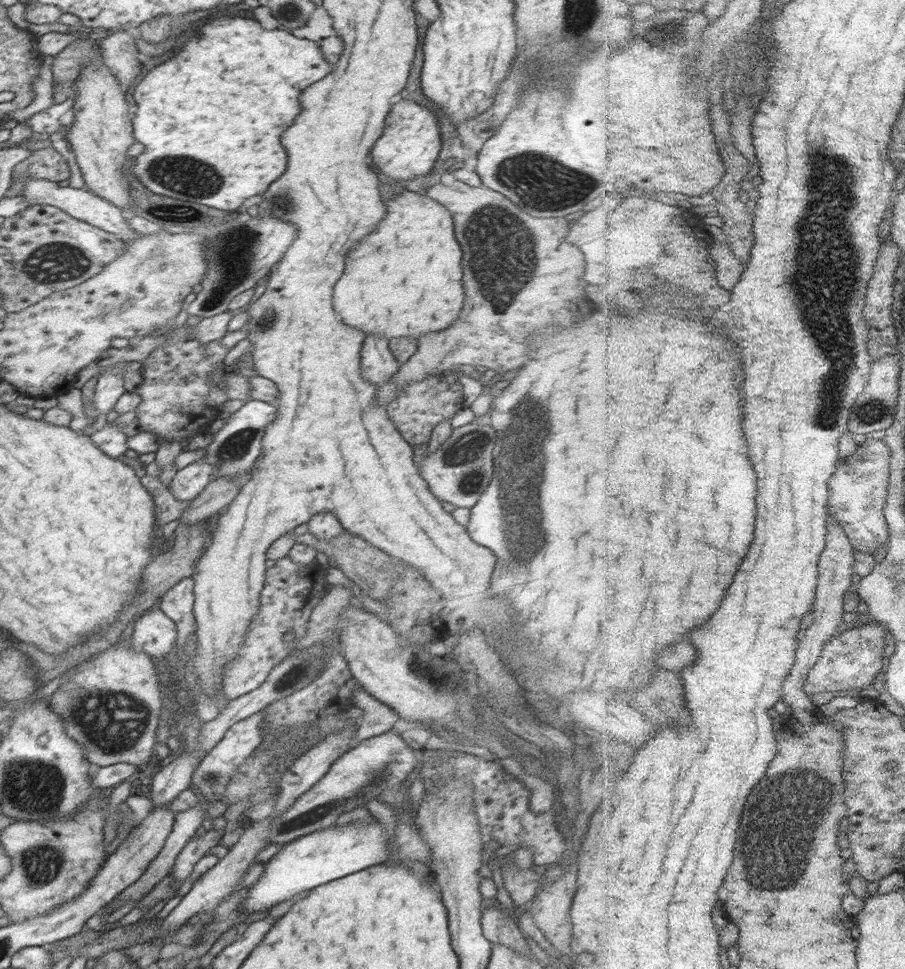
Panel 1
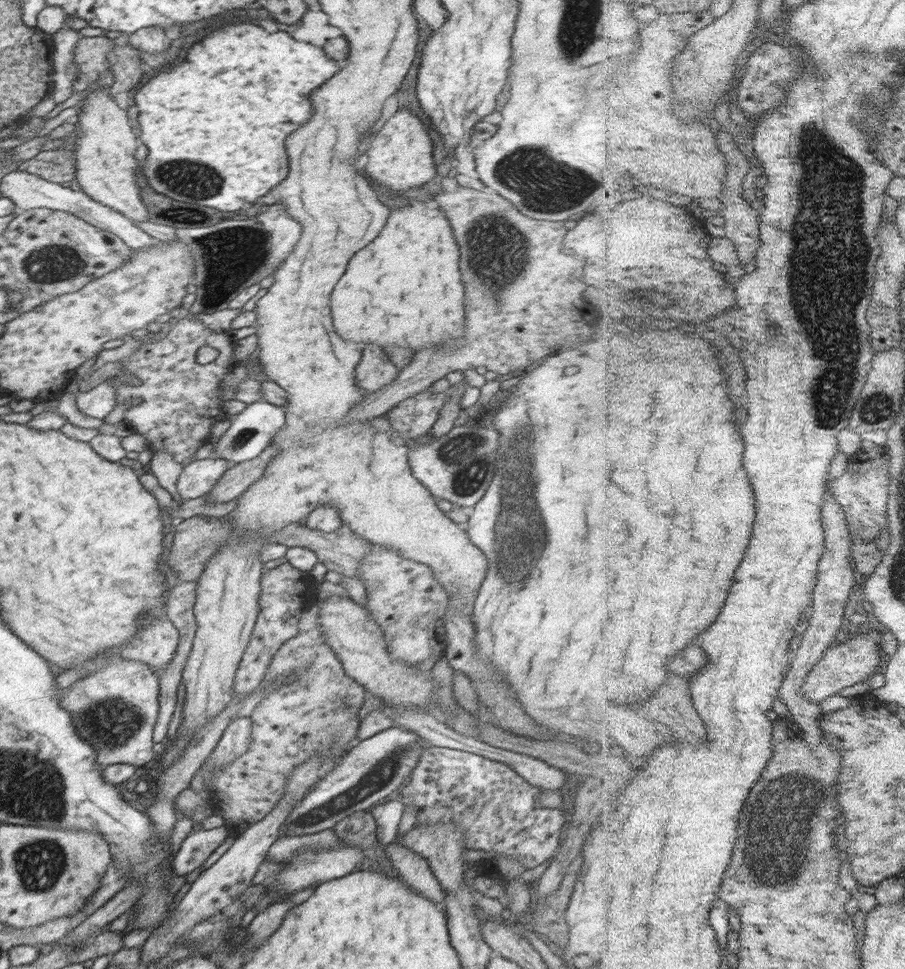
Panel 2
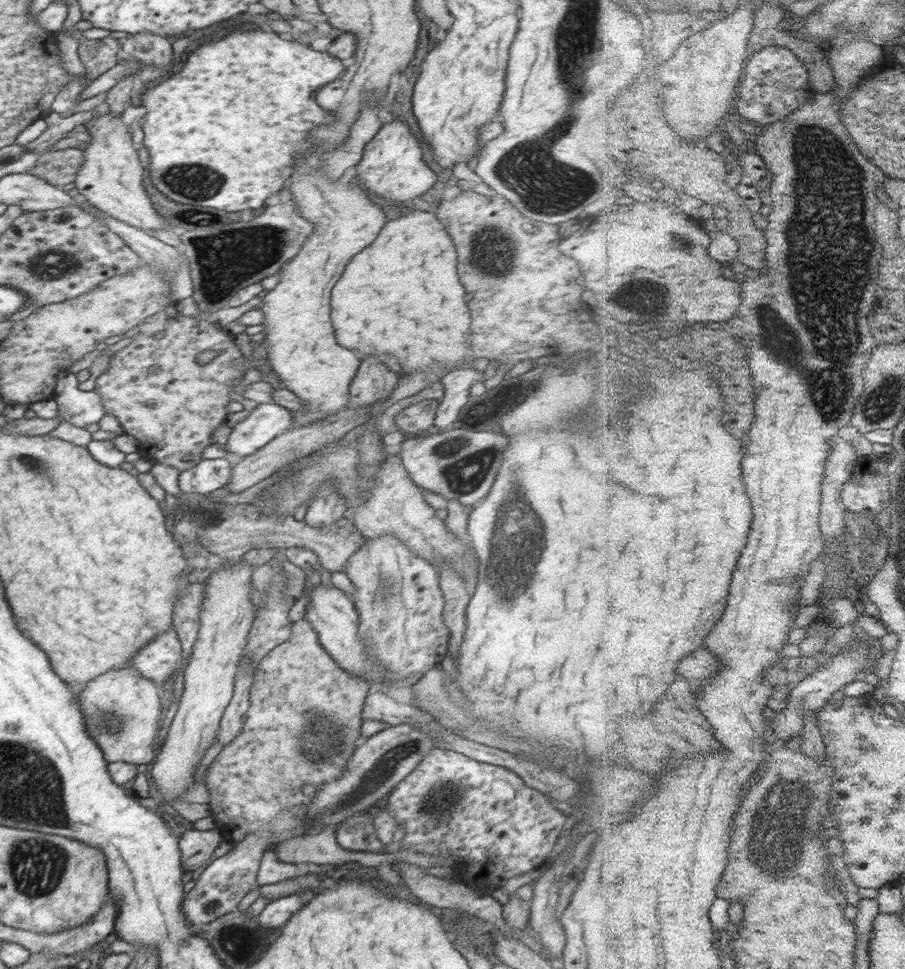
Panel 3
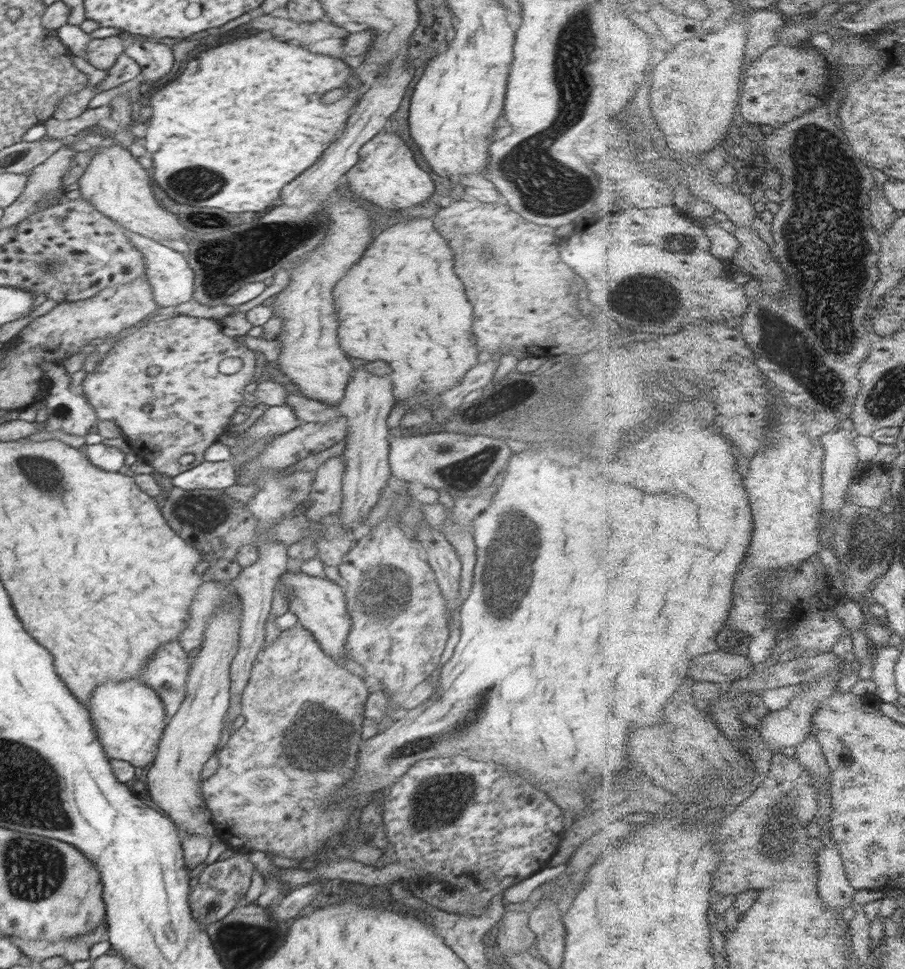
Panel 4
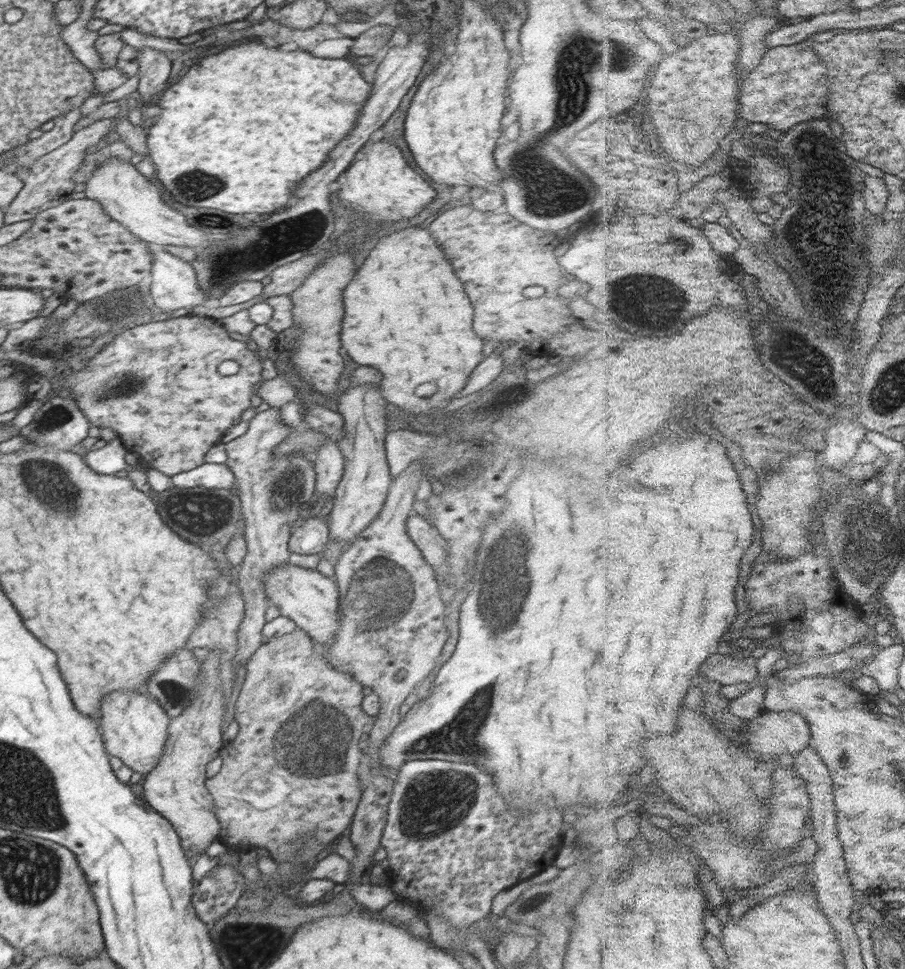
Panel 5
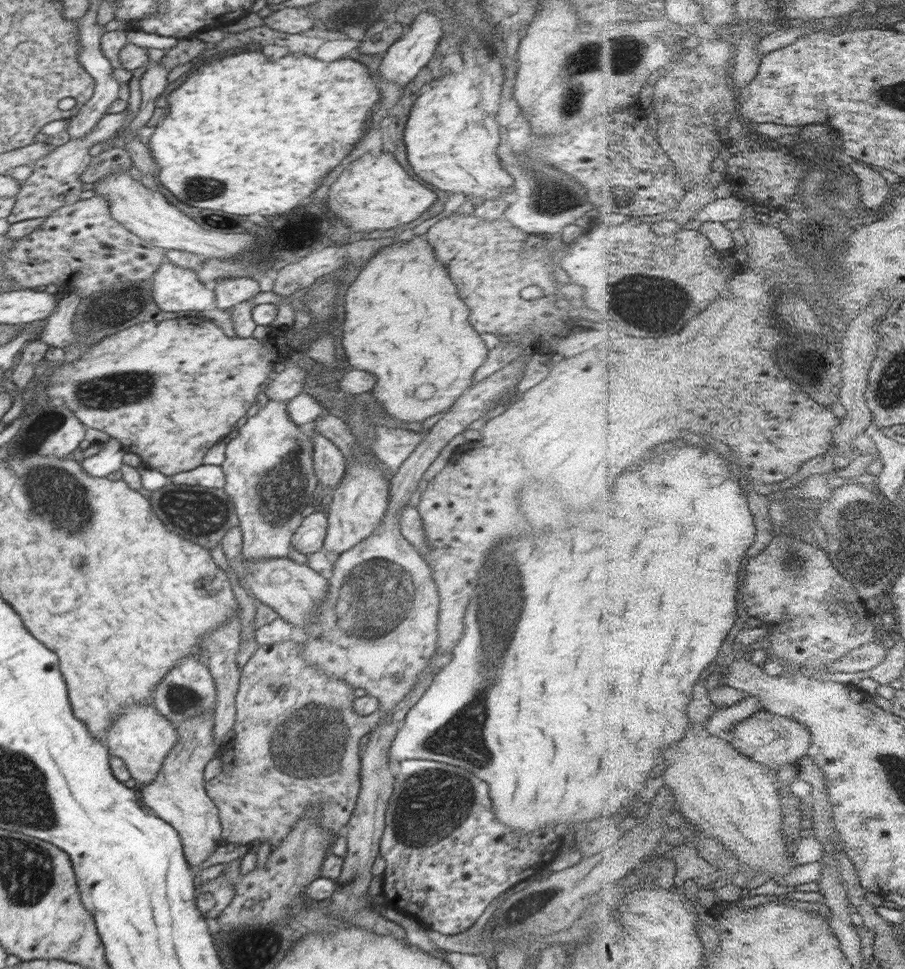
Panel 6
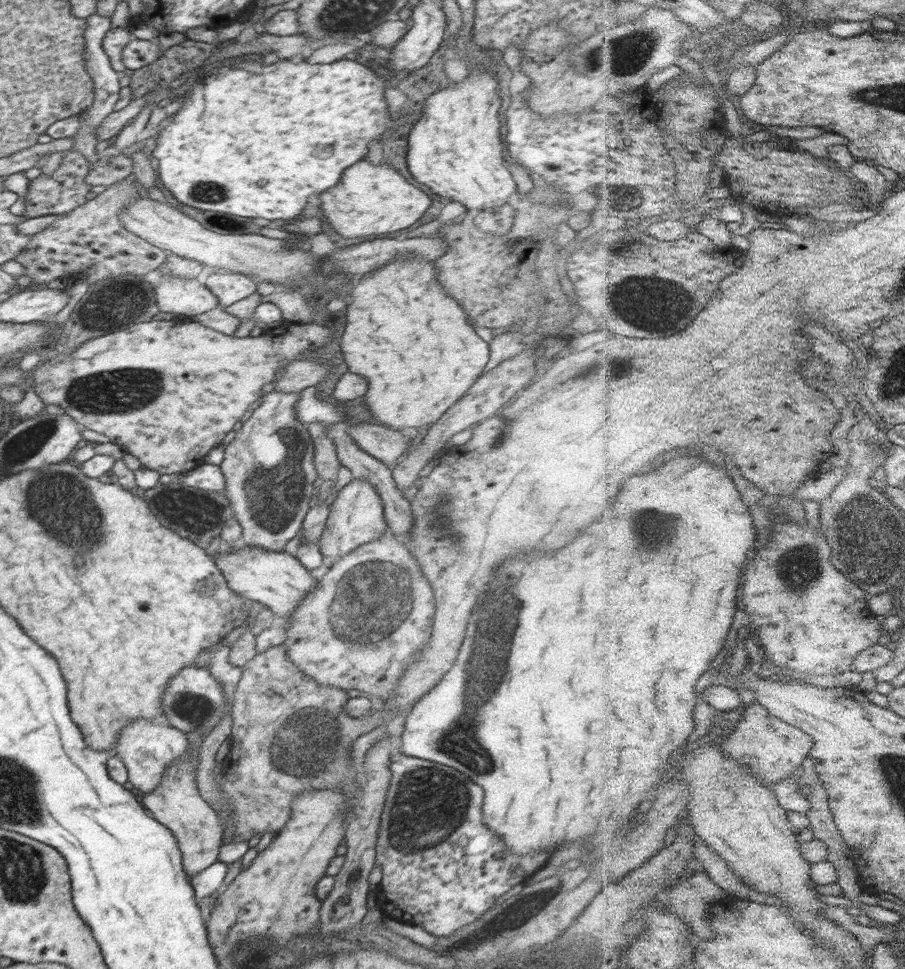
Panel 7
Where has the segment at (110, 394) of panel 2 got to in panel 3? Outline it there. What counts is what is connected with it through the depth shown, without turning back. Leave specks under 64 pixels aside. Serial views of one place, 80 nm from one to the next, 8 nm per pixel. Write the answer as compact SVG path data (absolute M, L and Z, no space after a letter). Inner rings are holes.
M59 372L52 397L58 405L58 421L69 422L78 428L93 429L106 414L102 398L93 390L82 391L76 386L75 374Z

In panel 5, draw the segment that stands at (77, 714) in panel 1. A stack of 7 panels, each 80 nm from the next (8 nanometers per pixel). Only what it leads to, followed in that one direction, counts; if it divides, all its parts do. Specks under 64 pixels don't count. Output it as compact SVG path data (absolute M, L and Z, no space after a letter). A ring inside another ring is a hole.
M144 691L144 696L138 692L114 692L110 694L101 706L100 724L101 737L109 756L119 758L138 774L152 772L162 758L166 741L169 737L168 727L171 718L157 701Z

